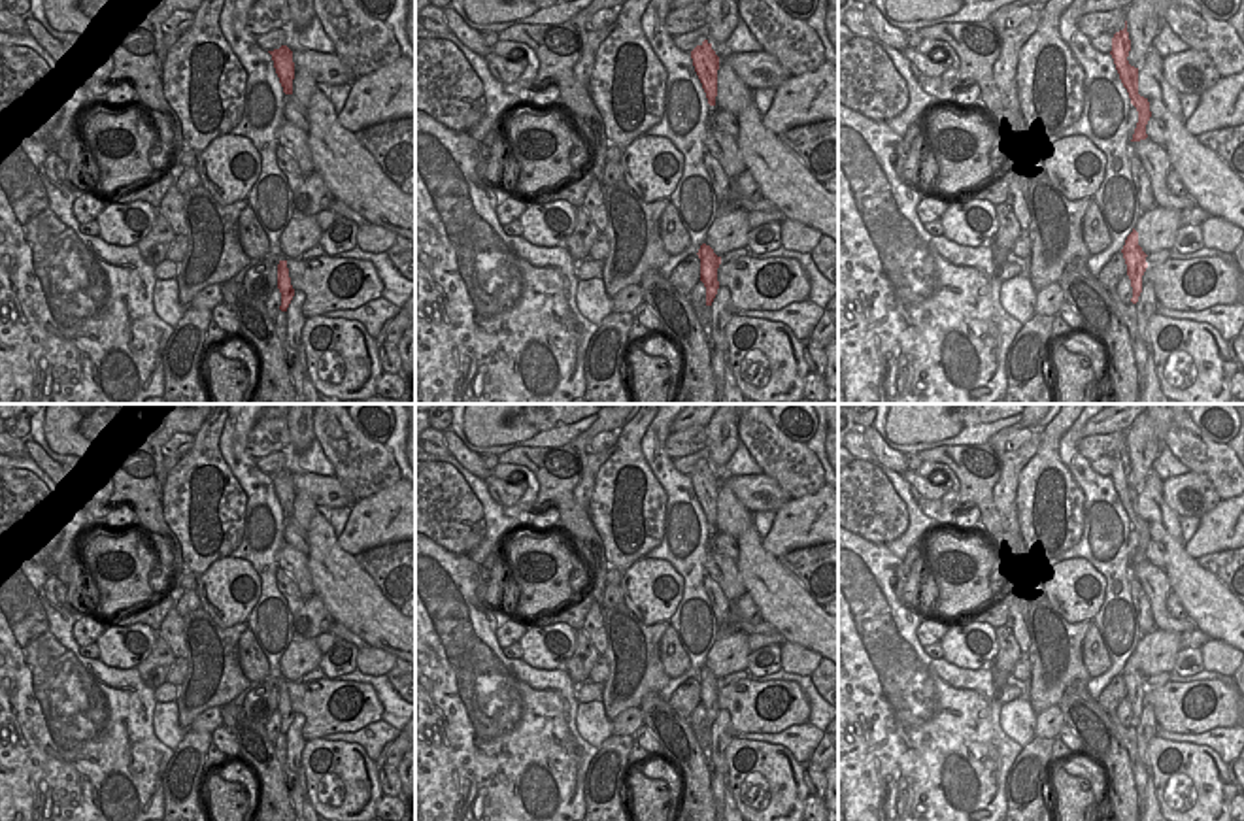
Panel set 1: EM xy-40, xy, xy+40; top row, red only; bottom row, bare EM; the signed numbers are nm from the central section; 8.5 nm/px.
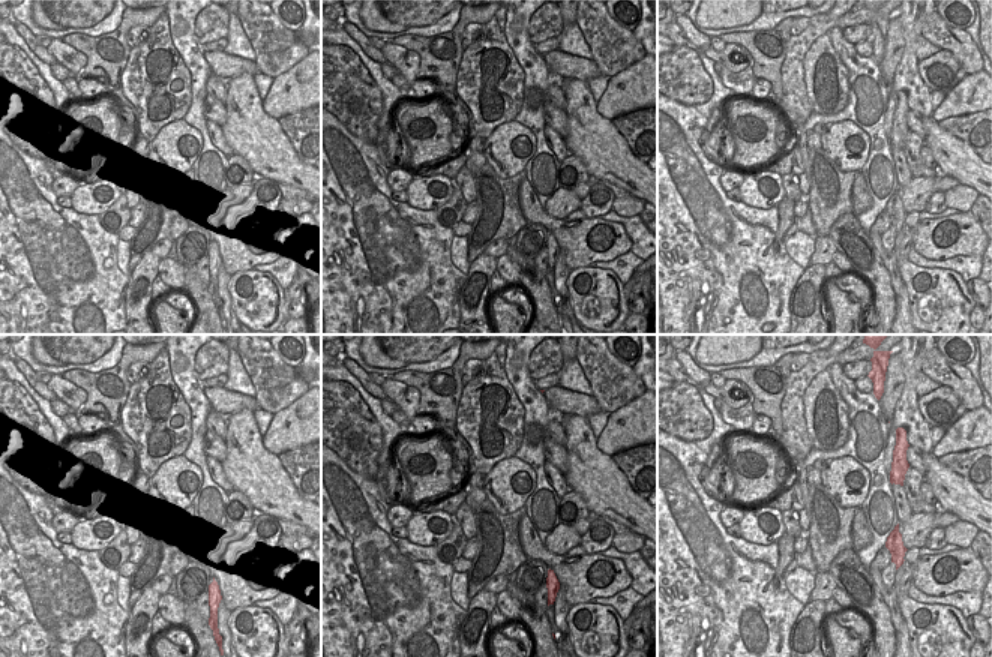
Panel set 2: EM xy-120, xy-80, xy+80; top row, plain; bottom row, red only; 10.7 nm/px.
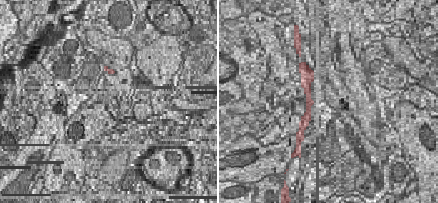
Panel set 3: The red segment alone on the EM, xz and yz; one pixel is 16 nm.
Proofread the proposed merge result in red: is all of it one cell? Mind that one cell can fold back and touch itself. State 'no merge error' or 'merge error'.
no merge error

